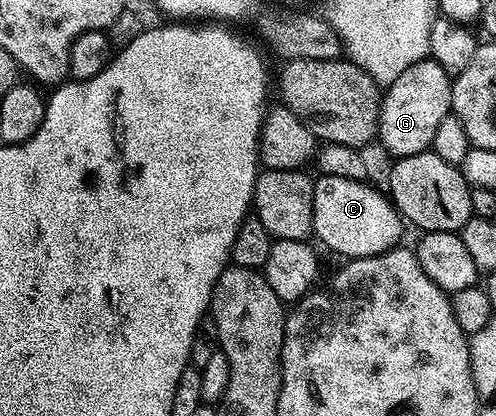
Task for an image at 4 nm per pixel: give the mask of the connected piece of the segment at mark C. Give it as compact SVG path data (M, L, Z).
M320 175L313 190L314 239L319 239L331 252L343 258L376 256L387 252L400 243L404 223L388 197L368 187L369 184L341 178Z

